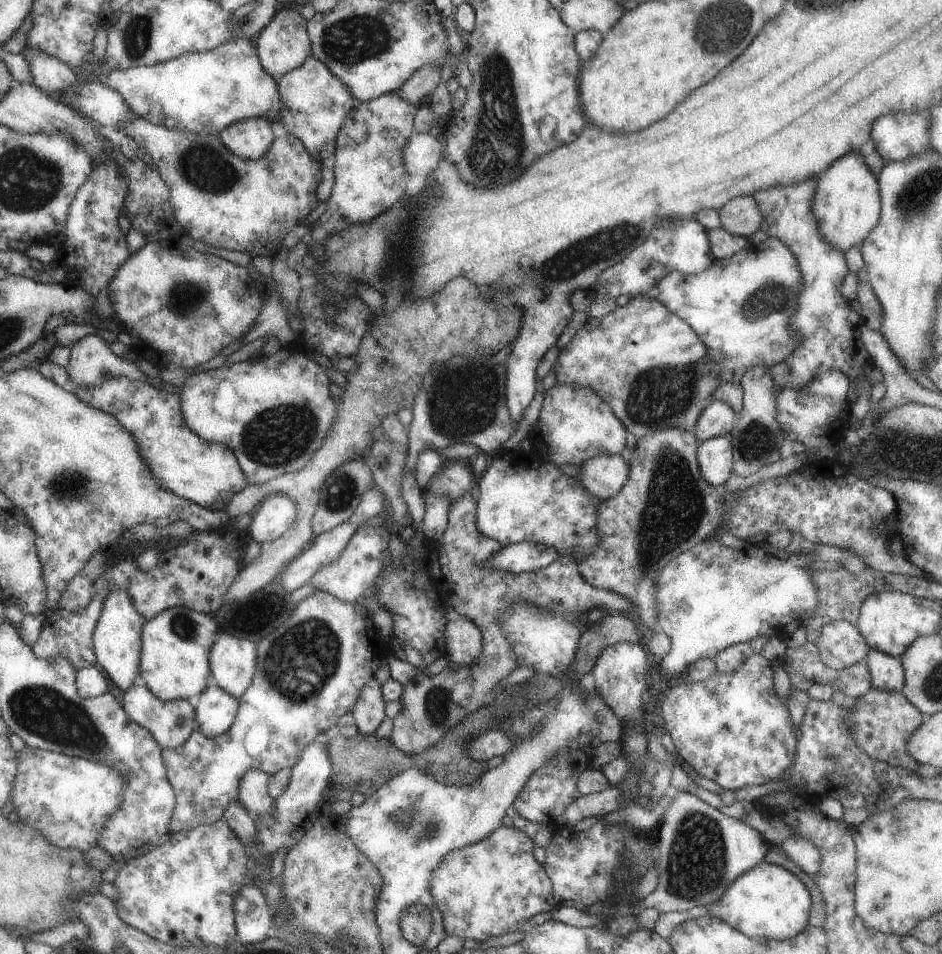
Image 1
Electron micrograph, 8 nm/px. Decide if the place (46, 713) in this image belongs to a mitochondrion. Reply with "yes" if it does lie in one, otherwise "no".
yes

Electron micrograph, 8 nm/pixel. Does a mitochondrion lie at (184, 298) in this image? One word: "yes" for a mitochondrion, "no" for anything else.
yes

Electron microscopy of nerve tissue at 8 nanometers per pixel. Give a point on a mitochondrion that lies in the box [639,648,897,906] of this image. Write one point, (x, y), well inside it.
(697, 856)

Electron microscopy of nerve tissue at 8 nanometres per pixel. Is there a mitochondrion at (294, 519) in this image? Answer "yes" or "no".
no

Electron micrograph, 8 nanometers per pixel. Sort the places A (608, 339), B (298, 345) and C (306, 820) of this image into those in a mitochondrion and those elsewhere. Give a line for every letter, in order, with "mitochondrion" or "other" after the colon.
A: other
B: other
C: other

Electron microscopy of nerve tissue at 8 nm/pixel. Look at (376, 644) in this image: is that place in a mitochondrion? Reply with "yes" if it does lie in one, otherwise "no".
no

